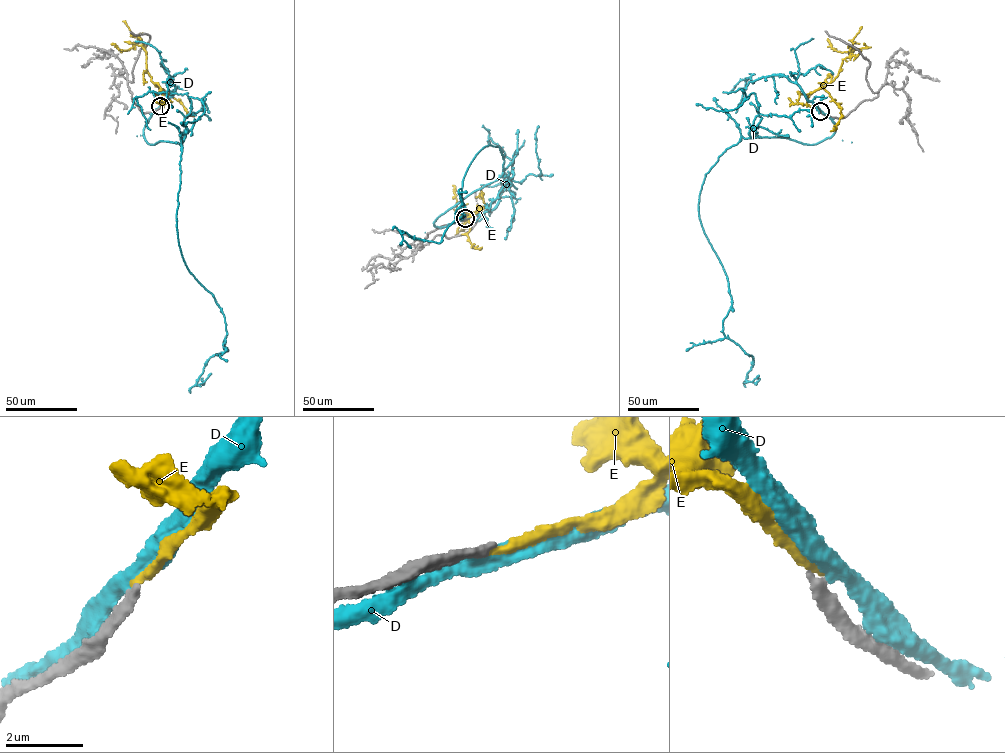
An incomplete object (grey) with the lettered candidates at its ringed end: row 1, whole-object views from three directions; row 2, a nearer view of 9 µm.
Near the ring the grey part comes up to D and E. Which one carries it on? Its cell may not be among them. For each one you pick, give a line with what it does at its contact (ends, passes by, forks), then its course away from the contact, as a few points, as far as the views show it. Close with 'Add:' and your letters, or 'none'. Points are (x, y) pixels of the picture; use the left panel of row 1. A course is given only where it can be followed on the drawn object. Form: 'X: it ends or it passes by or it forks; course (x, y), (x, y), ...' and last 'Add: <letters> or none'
E: it ends; course (160, 106), (167, 101), (158, 85), (152, 81), (141, 42), (126, 51), (111, 44)
Add: E

